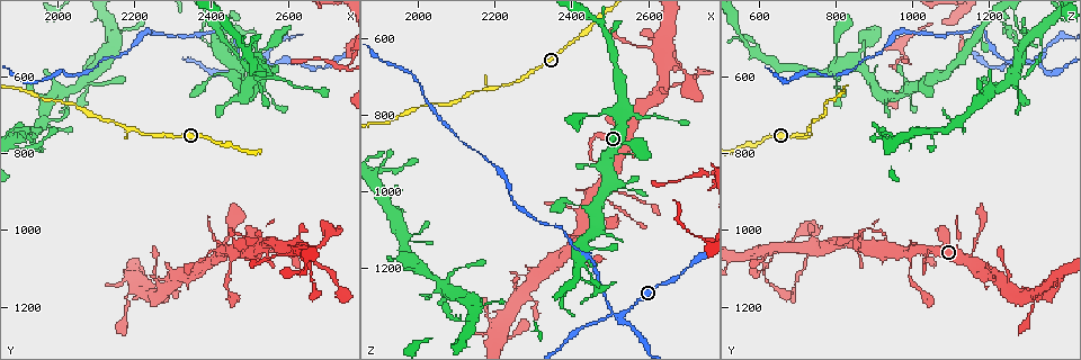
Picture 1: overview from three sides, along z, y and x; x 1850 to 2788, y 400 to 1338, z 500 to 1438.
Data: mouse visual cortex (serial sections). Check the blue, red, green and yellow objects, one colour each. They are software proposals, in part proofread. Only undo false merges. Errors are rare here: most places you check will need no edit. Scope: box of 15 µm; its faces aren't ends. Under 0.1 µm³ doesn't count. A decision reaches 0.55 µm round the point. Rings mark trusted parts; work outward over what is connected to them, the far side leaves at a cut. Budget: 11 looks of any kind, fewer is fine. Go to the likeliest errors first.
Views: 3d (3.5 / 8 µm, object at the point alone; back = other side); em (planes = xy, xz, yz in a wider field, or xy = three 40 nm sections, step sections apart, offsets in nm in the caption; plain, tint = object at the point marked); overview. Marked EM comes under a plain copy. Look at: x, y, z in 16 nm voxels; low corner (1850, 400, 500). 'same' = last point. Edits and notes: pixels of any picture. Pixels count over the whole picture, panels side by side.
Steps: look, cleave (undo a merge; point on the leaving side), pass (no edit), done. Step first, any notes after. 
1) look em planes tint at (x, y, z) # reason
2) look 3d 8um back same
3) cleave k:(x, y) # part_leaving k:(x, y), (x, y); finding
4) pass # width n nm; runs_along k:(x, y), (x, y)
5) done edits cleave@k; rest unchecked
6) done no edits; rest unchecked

look 3d 8um back at (2535, 560, 1315) # four arms meet

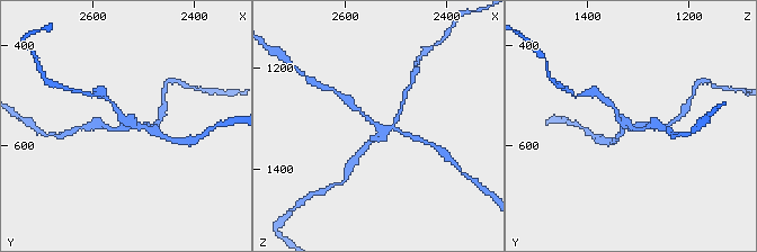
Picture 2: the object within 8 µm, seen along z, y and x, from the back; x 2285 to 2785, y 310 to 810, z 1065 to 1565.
look em xy step 3 tint at (2530, 555, 1315) # arms 4; arm_widths 150, 150, 150, 200 nm; now the EM

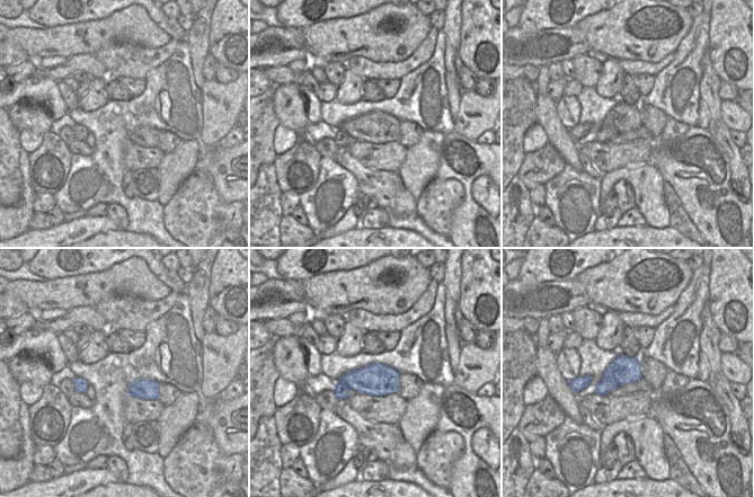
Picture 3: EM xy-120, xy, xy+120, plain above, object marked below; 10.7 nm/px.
cleave 2:(119, 114) # a second cell is stuck on

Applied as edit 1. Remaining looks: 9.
look overview

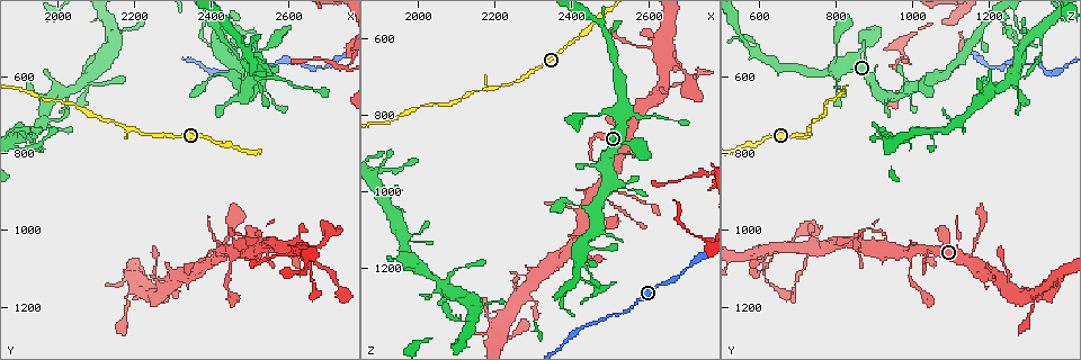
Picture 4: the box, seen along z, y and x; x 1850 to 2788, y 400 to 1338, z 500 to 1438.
look 3d 3.5um at (2550, 525, 870) # sudden change in width

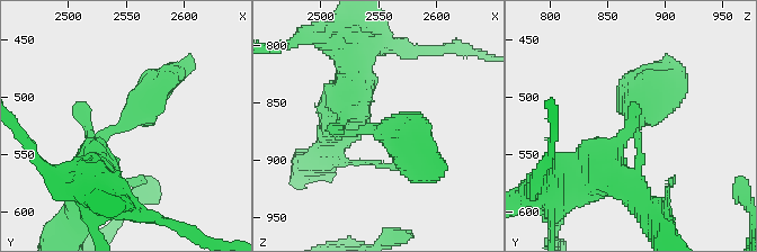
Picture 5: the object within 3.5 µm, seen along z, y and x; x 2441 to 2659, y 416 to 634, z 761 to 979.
look em xy step 1 tint at (2552, 522, 876)

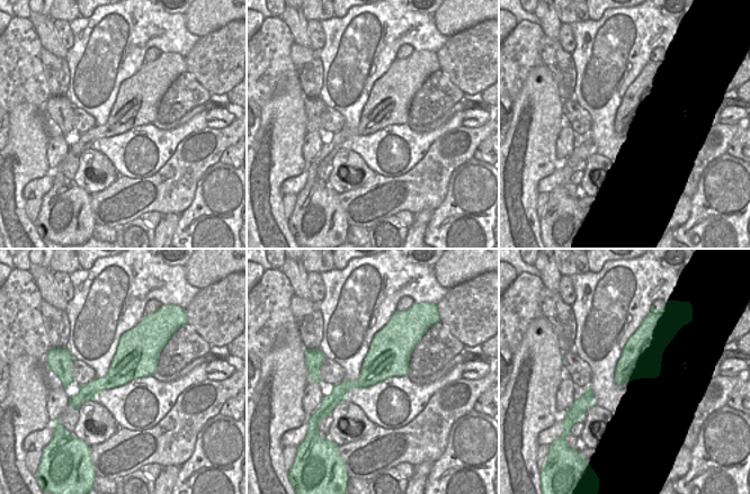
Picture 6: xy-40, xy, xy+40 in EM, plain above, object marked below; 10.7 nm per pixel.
pass # runs_along 5:(95, 160), (91, 132), (119, 128), (175, 73); continuous, no second cell

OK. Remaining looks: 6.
look 3d 8um at (2635, 1045, 665)

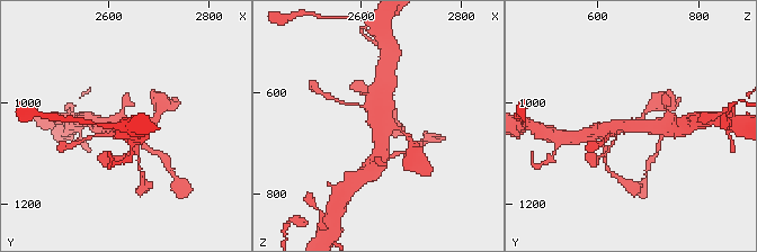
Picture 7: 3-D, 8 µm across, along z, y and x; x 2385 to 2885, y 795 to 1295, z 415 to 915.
look em xy step 5 tint at (2635, 1045, 665) # shape alone is not enough

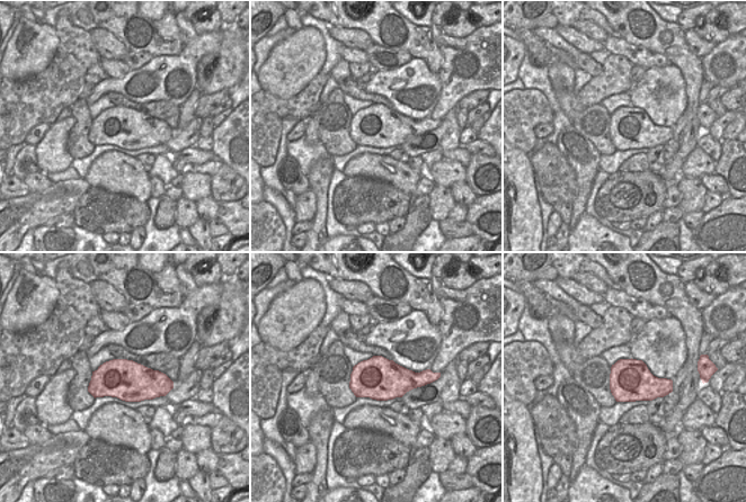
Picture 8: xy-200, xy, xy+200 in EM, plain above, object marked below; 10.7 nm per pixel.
pass # width 460 nm; runs_along 7:(377, 159), (381, 93); one cell here

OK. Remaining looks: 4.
look 3d 3.5um at (2505, 575, 665)

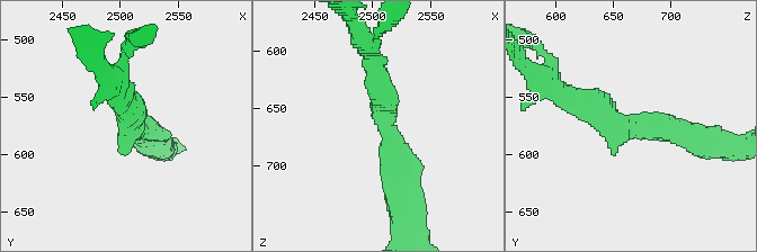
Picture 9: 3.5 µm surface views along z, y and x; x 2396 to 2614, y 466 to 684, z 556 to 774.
look em xy step 1 tint at (2510, 574, 662) # arm_widths 350, 400 nm

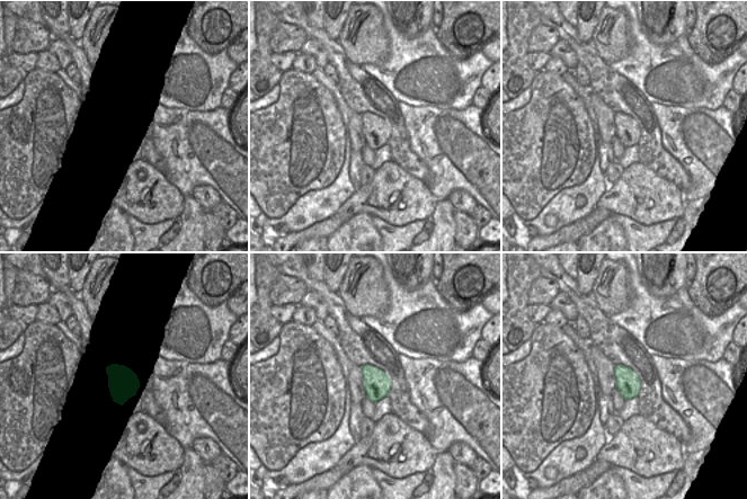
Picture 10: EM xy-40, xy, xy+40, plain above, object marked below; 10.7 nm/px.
pass # runs_along 9:(698, 140), (566, 98); one cell here

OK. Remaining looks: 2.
done edits cleave@2; rest unchecked

